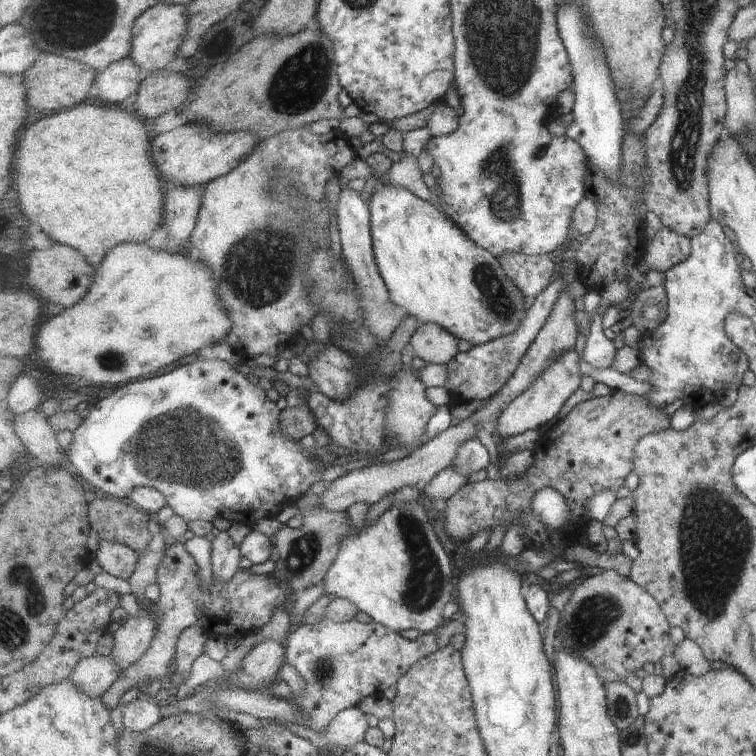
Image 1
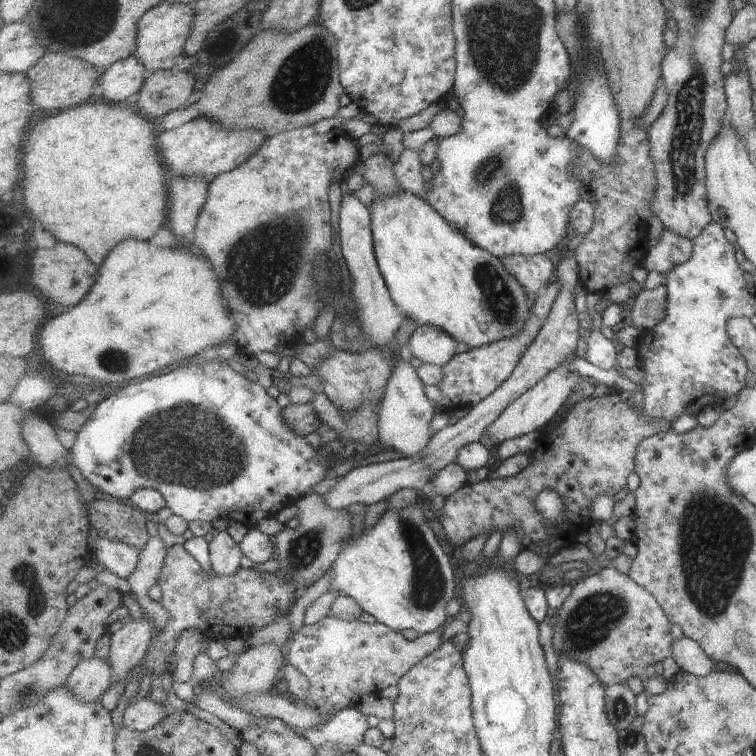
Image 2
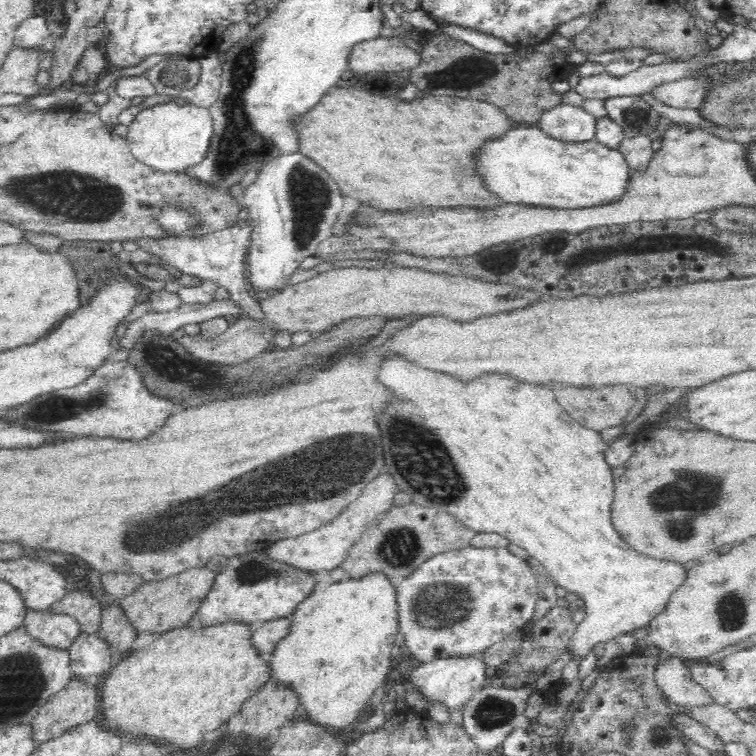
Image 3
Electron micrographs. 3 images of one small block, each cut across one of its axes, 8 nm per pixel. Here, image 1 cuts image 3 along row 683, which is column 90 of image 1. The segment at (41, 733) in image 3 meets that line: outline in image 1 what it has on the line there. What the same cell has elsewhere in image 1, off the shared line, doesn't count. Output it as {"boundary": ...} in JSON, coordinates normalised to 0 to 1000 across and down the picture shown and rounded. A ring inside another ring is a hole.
{"boundary":[[[57,70],[52,79],[32,95],[36,135],[41,143],[54,148],[83,147],[99,142],[99,138],[107,138],[110,132],[124,124],[127,98],[127,94],[103,81],[89,78],[78,71]]]}

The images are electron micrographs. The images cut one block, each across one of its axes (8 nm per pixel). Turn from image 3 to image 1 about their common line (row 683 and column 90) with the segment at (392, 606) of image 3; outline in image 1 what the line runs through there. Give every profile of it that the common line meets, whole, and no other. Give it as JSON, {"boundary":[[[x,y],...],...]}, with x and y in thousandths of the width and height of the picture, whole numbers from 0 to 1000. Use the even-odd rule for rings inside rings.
{"boundary":[[[172,321],[153,327],[149,332],[143,335],[138,343],[138,348],[124,354],[126,366],[112,393],[101,405],[86,409],[81,415],[75,415],[71,419],[63,418],[58,422],[48,444],[48,455],[49,460],[54,460],[54,474],[65,481],[65,484],[60,487],[60,491],[71,491],[75,495],[83,495],[86,497],[102,497],[111,507],[134,512],[142,512],[148,508],[149,511],[155,511],[155,508],[167,509],[190,497],[197,497],[197,495],[205,495],[205,492],[210,492],[210,489],[222,491],[241,476],[249,478],[255,472],[261,472],[263,463],[272,456],[295,454],[307,437],[307,427],[291,402],[291,396],[287,390],[287,376],[282,368],[283,361],[276,358],[275,353],[274,357],[271,357],[269,352],[272,351],[269,351],[261,344],[251,332],[226,337],[197,328],[192,321]]]}

